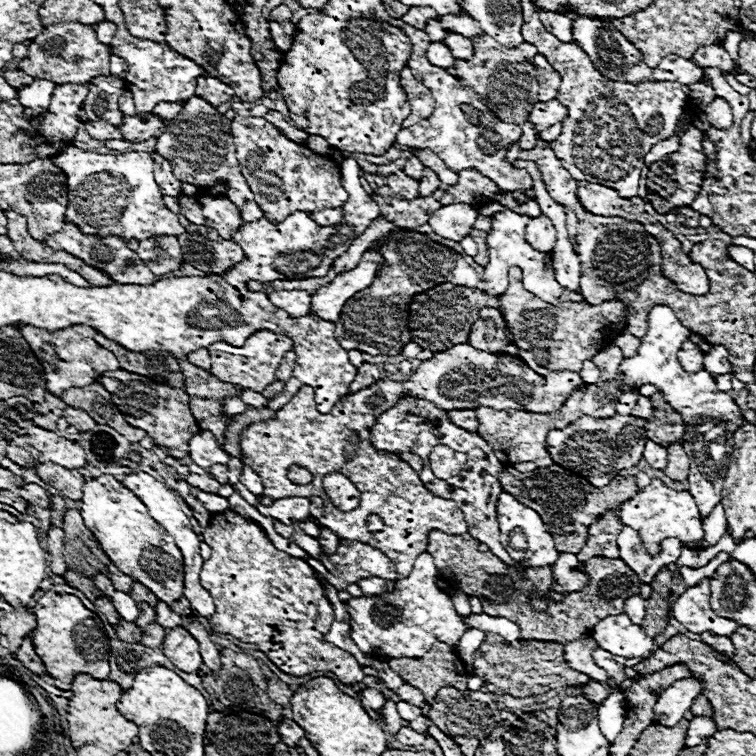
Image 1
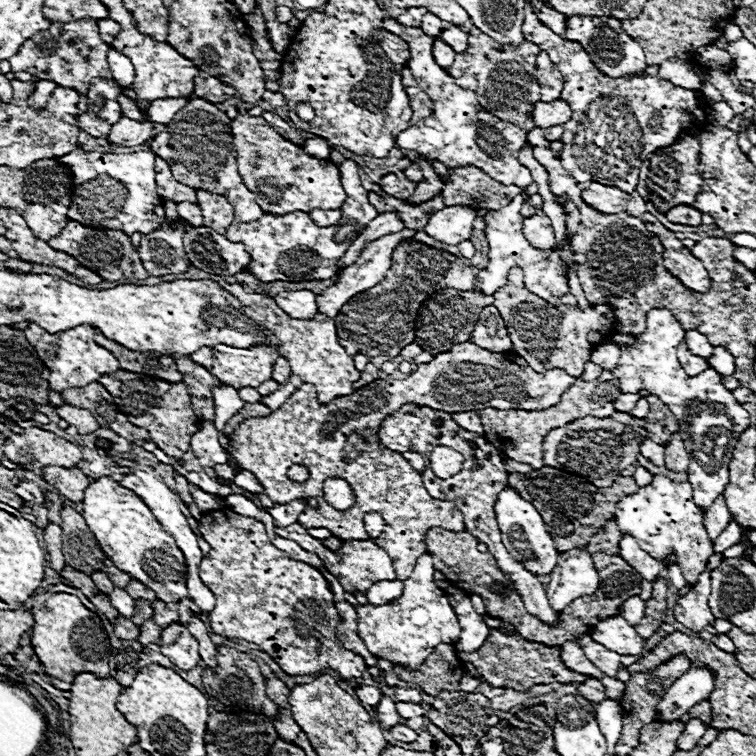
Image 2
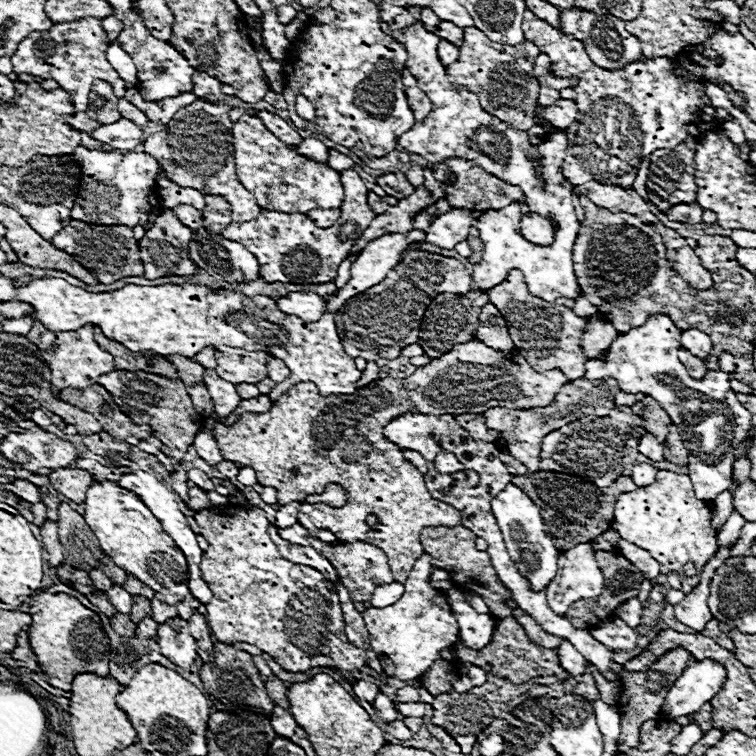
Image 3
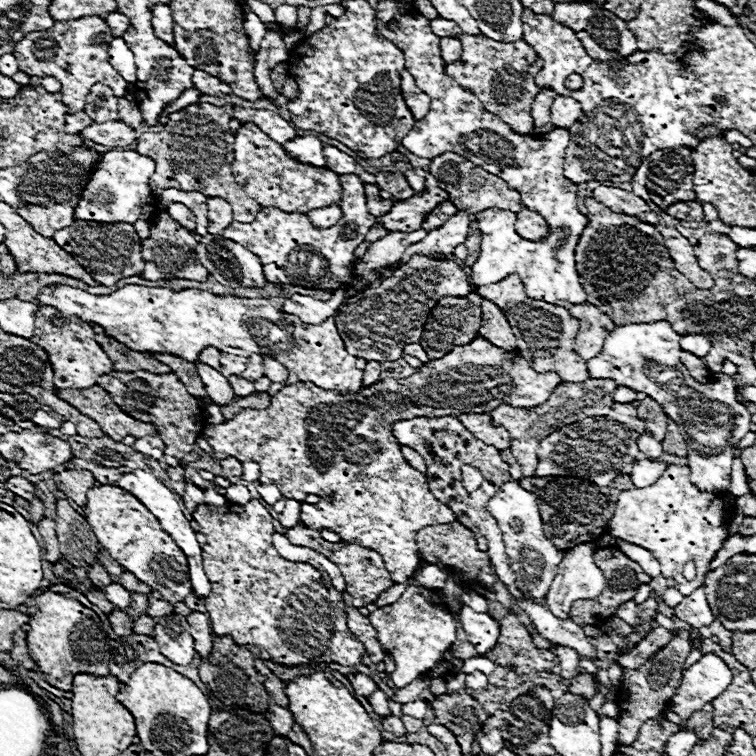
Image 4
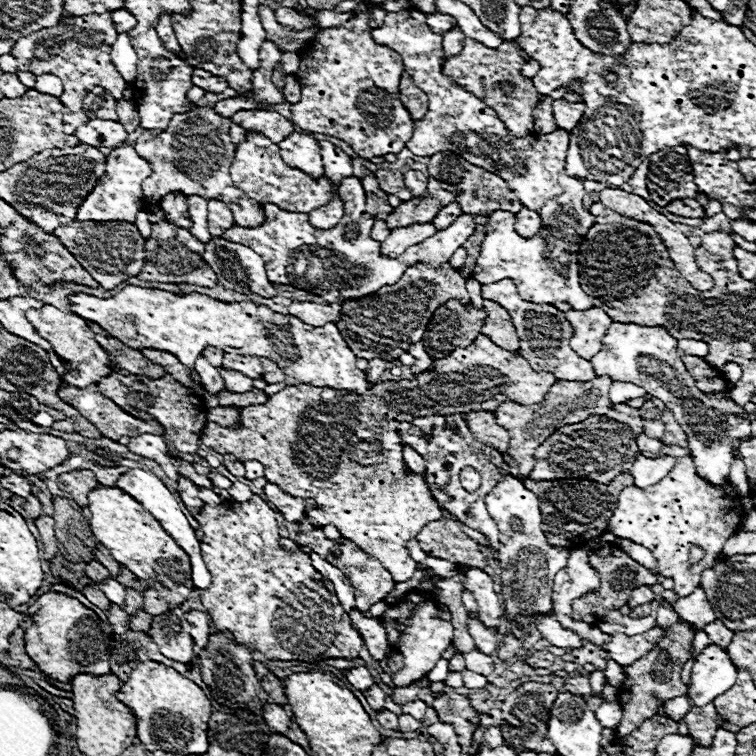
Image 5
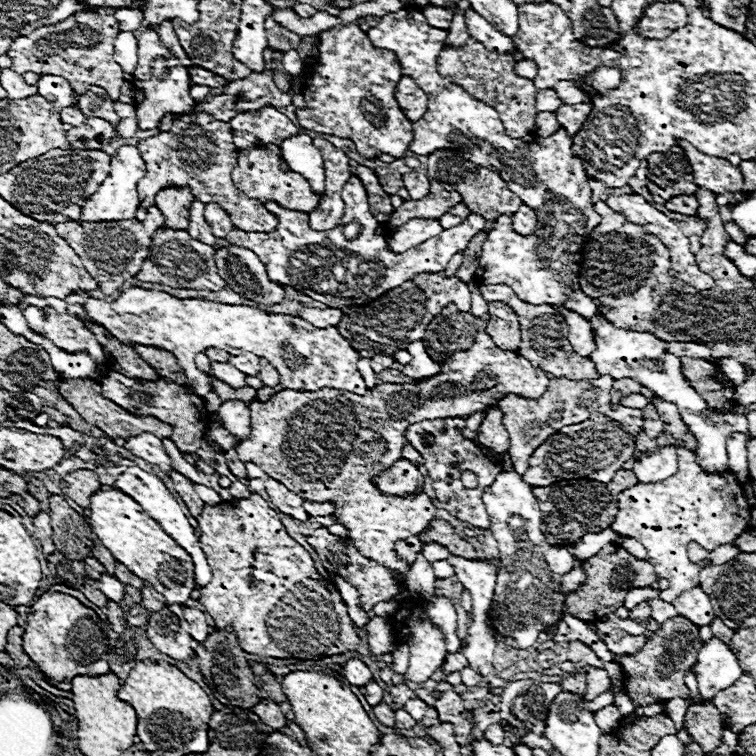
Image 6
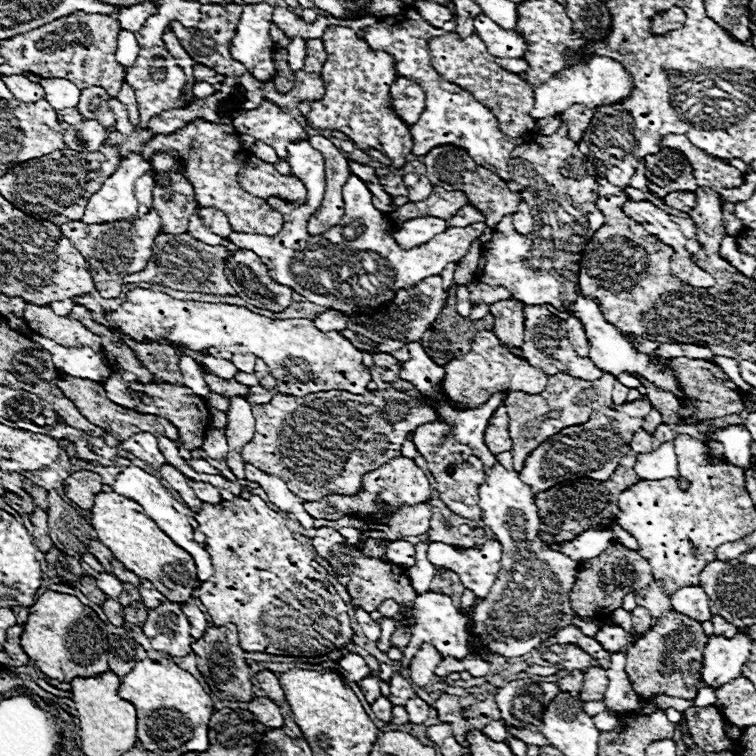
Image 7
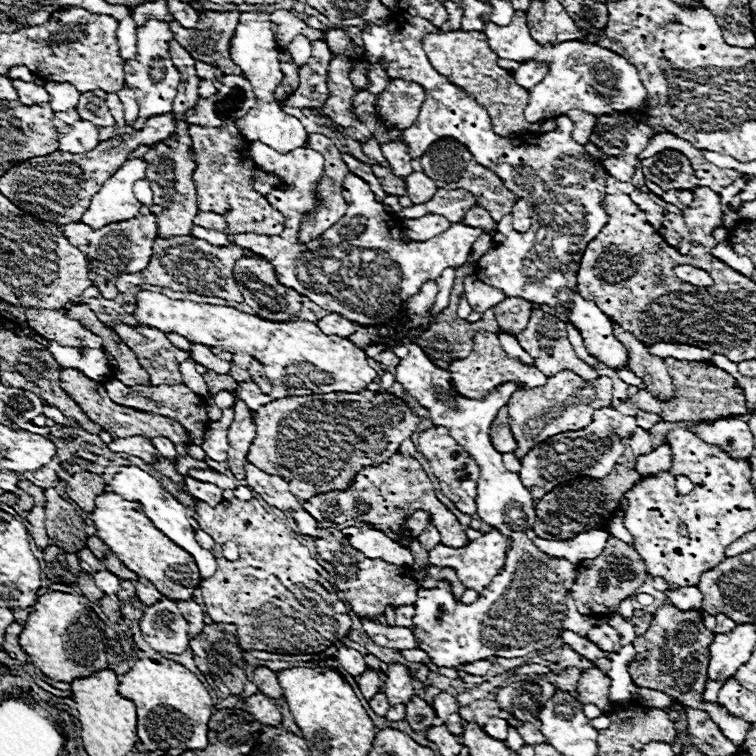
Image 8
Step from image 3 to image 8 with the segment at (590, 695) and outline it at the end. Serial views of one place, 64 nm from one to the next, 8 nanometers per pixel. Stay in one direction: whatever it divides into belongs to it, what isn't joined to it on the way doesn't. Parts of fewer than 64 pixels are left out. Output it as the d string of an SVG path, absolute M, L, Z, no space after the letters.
M566 668L566 670L562 670L560 674L554 674L554 676L550 678L550 682L552 682L556 688L560 688L560 690L574 692L578 678L580 678L580 670L578 670L578 668Z

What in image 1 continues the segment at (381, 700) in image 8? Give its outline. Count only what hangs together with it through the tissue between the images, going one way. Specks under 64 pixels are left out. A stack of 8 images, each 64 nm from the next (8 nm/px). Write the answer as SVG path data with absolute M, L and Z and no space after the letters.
M402 728L396 736L394 736L398 742L402 742L402 744L408 744L408 746L416 746L416 744L422 744L424 742L424 734L418 734L416 730L412 730L412 728Z

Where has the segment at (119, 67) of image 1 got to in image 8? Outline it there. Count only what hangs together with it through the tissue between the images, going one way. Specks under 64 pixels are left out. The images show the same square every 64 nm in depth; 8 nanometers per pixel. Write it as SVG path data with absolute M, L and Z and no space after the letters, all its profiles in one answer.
M130 16L118 24L118 48L124 60L136 56L136 22Z

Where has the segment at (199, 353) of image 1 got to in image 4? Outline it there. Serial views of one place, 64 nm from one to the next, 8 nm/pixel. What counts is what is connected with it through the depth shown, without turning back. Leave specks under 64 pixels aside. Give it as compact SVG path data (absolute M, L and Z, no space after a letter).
M206 348L200 354L198 360L204 362L204 364L208 364L208 366L212 366L214 370L220 370L220 350L216 350L216 348Z

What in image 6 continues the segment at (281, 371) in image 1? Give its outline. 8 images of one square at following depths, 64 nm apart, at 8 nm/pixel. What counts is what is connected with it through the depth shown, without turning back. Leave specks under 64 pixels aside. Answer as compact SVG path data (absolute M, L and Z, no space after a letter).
M260 360L260 374L258 374L258 378L262 380L264 386L276 386L280 382L276 368L270 366L266 360Z

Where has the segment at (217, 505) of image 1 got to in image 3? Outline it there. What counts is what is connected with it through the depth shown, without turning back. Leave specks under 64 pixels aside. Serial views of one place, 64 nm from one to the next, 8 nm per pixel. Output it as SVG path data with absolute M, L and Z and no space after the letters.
M190 486L190 488L188 488L188 502L186 502L186 506L188 506L190 510L200 510L200 506L212 506L212 504L208 502L204 490L200 490L198 486L194 486L194 488Z

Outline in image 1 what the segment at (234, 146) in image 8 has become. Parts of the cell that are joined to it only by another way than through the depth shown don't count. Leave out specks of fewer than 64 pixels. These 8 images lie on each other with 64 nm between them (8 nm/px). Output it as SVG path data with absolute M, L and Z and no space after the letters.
M192 96L190 100L184 102L182 112L174 120L170 120L166 132L158 136L156 152L172 164L172 172L180 182L202 188L212 188L220 180L226 182L226 186L230 188L226 198L240 208L244 222L254 222L264 216L260 206L254 202L254 192L248 188L244 176L240 174L236 148L230 134L230 120L224 114L220 114L212 104L208 104L204 98Z

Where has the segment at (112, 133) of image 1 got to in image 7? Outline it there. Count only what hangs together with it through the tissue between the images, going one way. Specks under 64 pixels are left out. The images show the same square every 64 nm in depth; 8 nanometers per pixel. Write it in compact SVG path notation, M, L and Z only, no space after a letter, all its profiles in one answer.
M72 108L72 110L62 110L62 112L58 112L58 120L72 126L72 124L80 124L84 118L80 118L80 112L78 112L76 108Z

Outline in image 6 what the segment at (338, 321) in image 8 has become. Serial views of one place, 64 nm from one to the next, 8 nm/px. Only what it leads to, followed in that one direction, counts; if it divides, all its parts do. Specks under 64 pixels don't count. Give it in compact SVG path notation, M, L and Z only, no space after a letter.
M304 308L300 312L300 316L306 322L312 322L312 326L316 328L328 328L328 326L338 326L338 322L342 320L342 312L338 308L326 308L326 310L318 310L318 308Z

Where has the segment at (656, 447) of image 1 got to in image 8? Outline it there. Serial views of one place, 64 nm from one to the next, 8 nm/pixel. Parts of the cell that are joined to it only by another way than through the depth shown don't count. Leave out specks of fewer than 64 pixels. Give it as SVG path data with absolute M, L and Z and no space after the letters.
M636 428L634 434L630 436L628 440L628 446L632 448L634 456L640 456L640 454L650 454L654 450L652 442L650 442L650 434L648 430L642 430L642 428Z

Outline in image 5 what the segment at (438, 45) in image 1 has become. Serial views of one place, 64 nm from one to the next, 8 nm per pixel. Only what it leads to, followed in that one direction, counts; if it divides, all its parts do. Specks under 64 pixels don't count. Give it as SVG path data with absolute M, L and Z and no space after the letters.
M456 24L452 30L448 30L448 32L444 34L444 42L442 42L442 46L444 46L444 56L458 54L458 52L462 50L462 46L464 46L464 40L466 40L466 36L464 36L464 32L460 30L460 26Z

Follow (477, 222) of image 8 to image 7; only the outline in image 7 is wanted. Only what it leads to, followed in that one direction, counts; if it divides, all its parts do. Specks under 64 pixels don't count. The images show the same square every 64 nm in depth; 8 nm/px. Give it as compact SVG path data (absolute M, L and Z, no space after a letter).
M464 206L464 210L460 210L460 214L456 218L450 218L446 222L448 222L448 226L466 226L466 224L474 224L474 222L484 222L484 216L474 206Z

